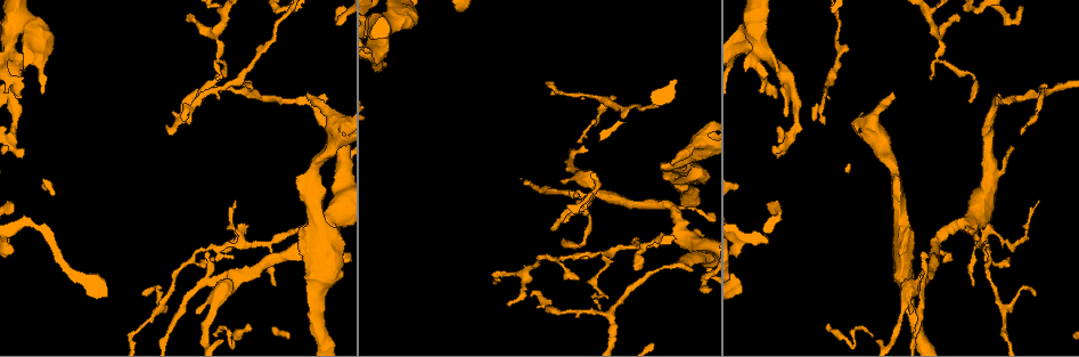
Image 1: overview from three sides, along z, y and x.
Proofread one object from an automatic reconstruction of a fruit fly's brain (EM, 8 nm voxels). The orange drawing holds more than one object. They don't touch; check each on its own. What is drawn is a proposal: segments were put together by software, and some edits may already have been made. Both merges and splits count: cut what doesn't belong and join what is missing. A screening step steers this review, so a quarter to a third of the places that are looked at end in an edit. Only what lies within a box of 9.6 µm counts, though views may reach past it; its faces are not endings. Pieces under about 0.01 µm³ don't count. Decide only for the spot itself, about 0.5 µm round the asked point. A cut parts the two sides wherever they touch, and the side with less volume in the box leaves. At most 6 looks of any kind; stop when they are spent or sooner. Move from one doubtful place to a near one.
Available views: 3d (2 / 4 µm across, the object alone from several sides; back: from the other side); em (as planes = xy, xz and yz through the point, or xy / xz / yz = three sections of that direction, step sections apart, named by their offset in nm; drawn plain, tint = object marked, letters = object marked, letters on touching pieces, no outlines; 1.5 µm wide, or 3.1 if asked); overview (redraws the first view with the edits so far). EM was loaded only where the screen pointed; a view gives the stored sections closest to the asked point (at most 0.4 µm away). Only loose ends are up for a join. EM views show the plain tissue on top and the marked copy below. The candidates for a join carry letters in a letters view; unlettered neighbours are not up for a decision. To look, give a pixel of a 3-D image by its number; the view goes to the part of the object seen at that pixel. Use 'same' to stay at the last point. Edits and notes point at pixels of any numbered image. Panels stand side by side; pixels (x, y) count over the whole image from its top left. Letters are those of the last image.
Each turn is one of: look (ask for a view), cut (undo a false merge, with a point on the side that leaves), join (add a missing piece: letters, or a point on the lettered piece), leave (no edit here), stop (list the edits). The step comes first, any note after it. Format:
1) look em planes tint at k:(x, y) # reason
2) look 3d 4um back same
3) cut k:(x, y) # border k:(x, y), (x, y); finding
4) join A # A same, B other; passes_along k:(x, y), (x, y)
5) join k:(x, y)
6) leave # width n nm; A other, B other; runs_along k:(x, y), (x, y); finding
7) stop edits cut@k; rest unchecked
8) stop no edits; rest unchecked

look 3d 4um at 1:(596, 195) # three-way junction

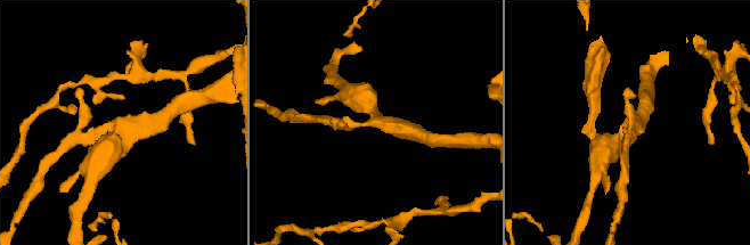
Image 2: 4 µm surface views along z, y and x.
look em planes letters at 2:(375, 123)

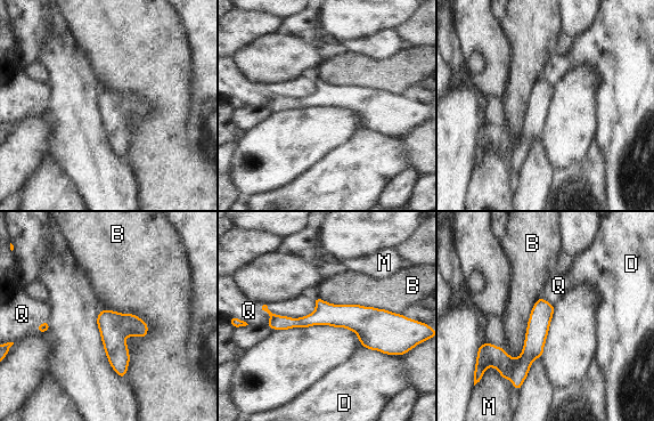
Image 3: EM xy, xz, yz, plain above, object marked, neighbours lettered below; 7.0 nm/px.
leave # longest_contact B 500 nm; B other, D other, M other, Q other; border 3:(262, 305), (269, 316), (267, 325); continuous, no second cell

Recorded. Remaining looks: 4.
look 3d 4um at 1:(777, 98) # an open end

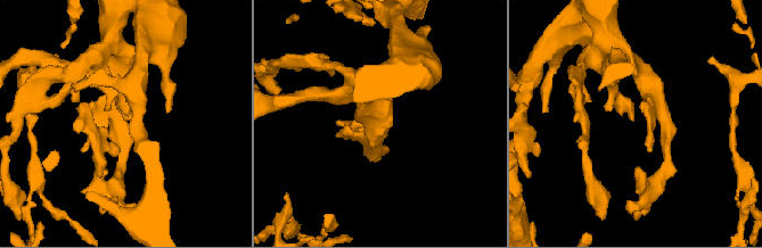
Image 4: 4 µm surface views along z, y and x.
look em planes tint at 4:(632, 121)

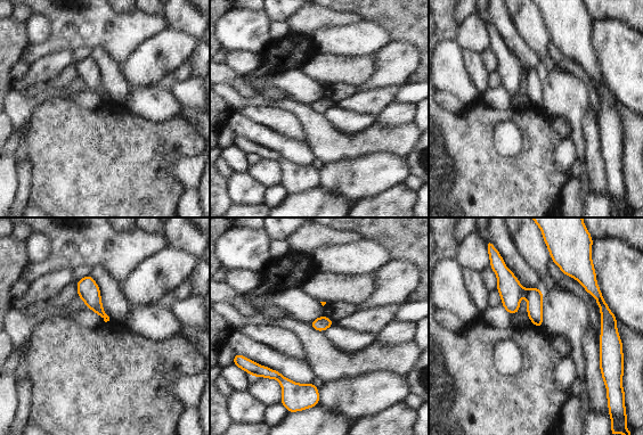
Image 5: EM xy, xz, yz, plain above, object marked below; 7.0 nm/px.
look em planes letters same # what lies round it

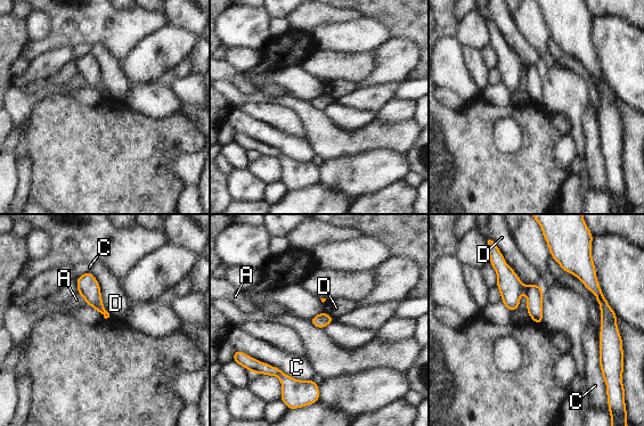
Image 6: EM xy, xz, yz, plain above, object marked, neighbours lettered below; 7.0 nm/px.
leave # longest_contact C 480 nm; A other, C other, D other; runs_along 6:(503, 265), (535, 298), (539, 320); no lettered piece goes on from it

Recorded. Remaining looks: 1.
stop no edits; rest unchecked

